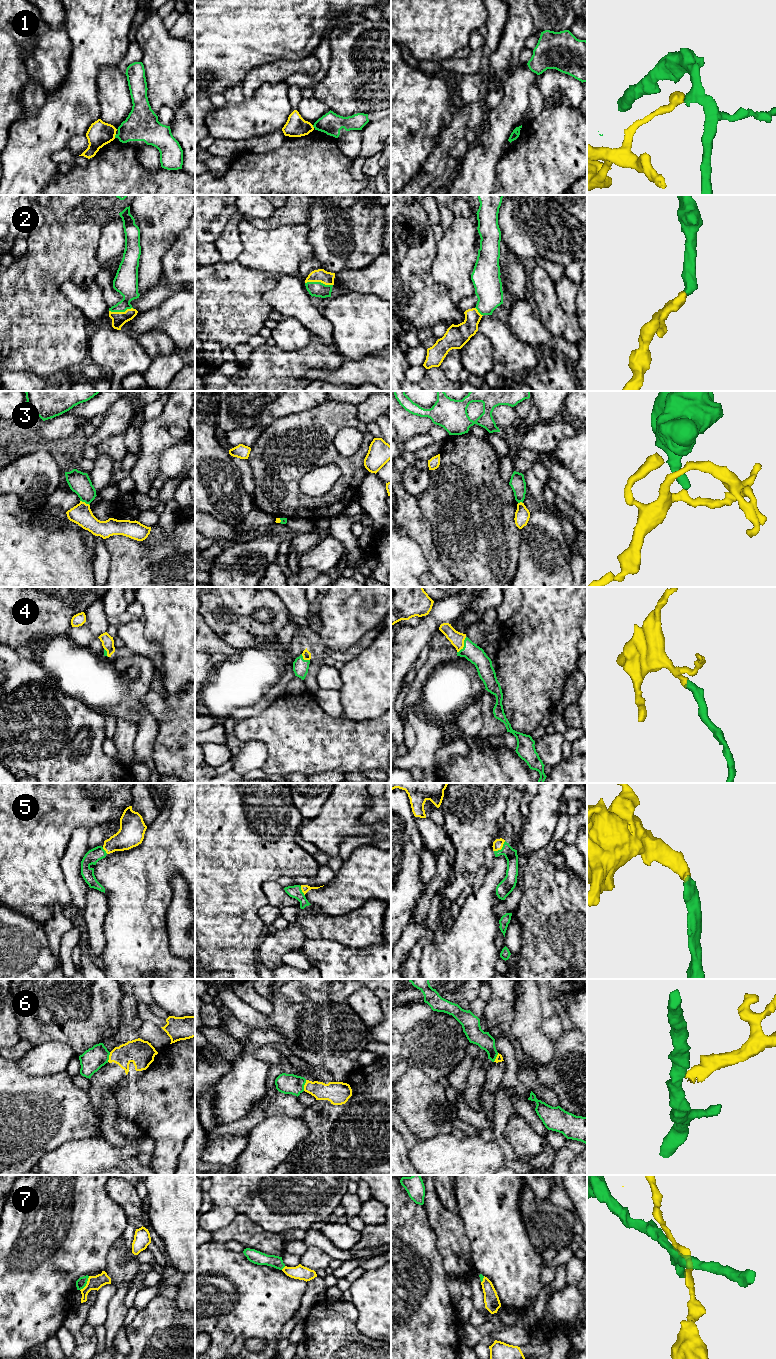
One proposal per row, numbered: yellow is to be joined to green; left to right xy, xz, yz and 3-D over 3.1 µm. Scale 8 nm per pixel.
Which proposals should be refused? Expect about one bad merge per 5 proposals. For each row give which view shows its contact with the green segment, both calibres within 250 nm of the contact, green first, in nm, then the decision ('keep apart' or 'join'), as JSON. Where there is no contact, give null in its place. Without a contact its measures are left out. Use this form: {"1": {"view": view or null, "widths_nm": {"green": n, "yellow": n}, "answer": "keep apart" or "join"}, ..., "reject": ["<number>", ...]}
{"1": {"view": "xy", "widths_nm": {"green": 260, "yellow": 190}, "answer": "keep apart"}, "2": {"view": "xz", "widths_nm": {"green": 120, "yellow": 110}, "answer": "join"}, "3": {"view": "xy", "widths_nm": {"green": 170, "yellow": 170}, "answer": "keep apart"}, "4": {"view": "yz", "widths_nm": {"green": 140, "yellow": 120}, "answer": "join"}, "5": {"view": "yz", "widths_nm": {"green": 100, "yellow": 80}, "answer": "join"}, "6": {"view": "xz", "widths_nm": {"green": 160, "yellow": 160}, "answer": "keep apart"}, "7": {"view": "xy", "widths_nm": {"green": 80, "yellow": 110}, "answer": "keep apart"}, "reject": ["1", "3", "6", "7"]}

